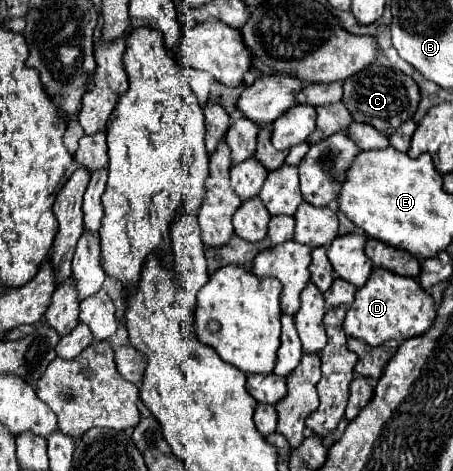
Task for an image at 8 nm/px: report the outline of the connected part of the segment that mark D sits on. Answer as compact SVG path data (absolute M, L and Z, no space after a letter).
M375 268L363 288L357 290L355 302L347 310L343 330L347 336L359 338L371 346L385 340L409 340L431 328L435 322L435 300L425 292L415 278L403 278L391 270Z

